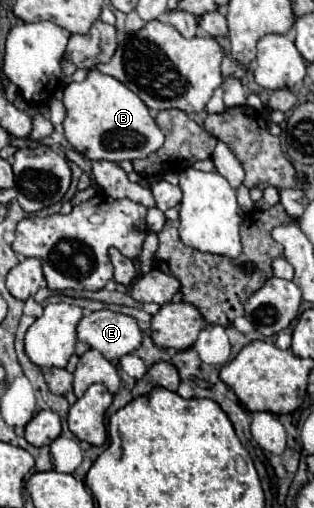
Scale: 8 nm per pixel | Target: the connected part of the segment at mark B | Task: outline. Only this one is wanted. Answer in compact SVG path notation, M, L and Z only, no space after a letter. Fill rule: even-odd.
M91 69L85 81L65 87L63 105L67 111L63 121L65 137L75 151L91 161L105 159L119 163L123 159L143 159L163 145L163 133L149 115L147 105L121 81L97 69Z

